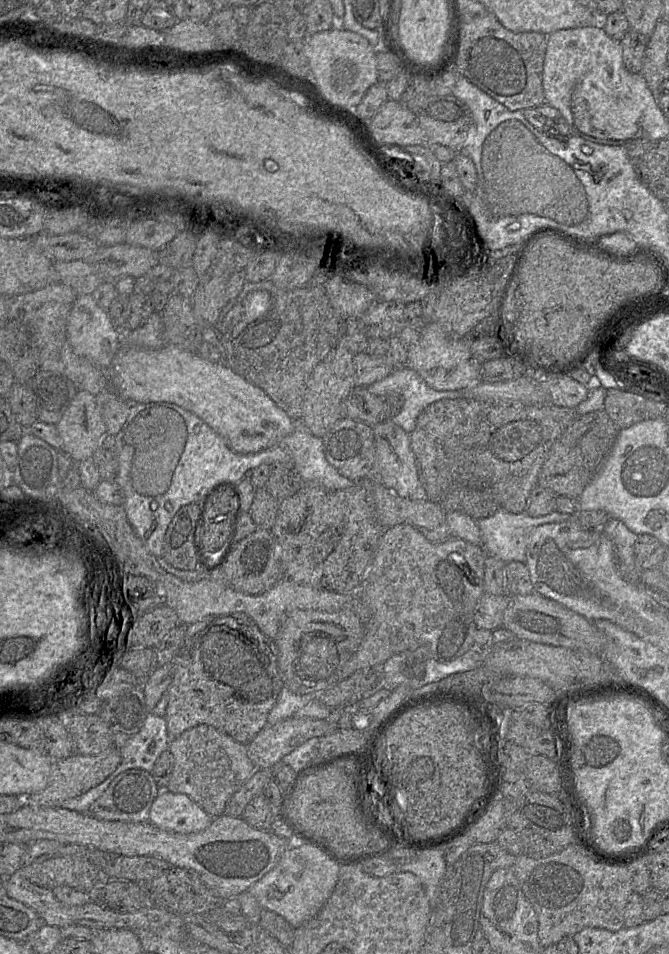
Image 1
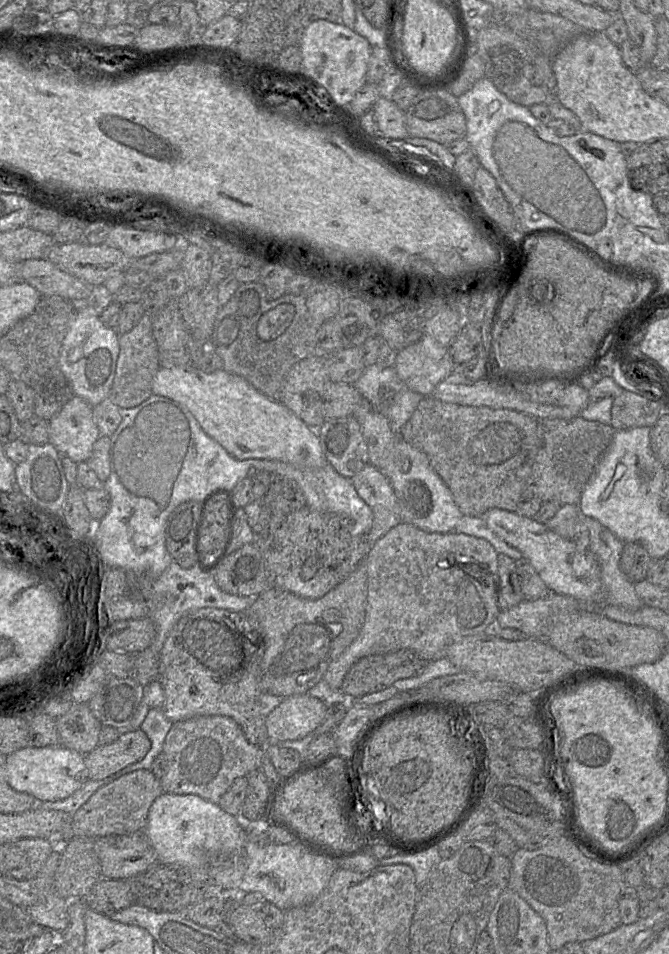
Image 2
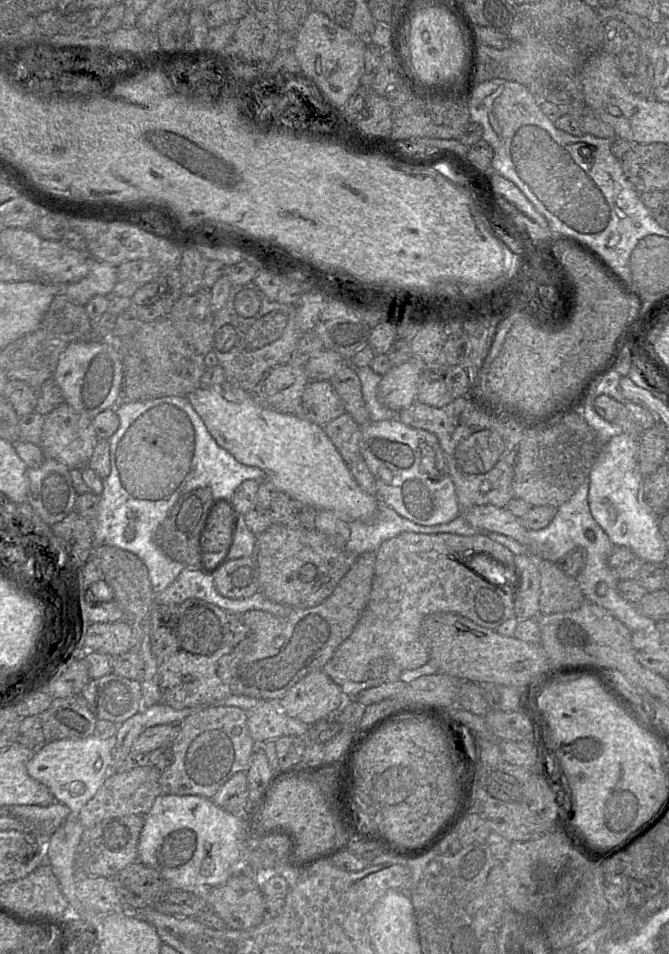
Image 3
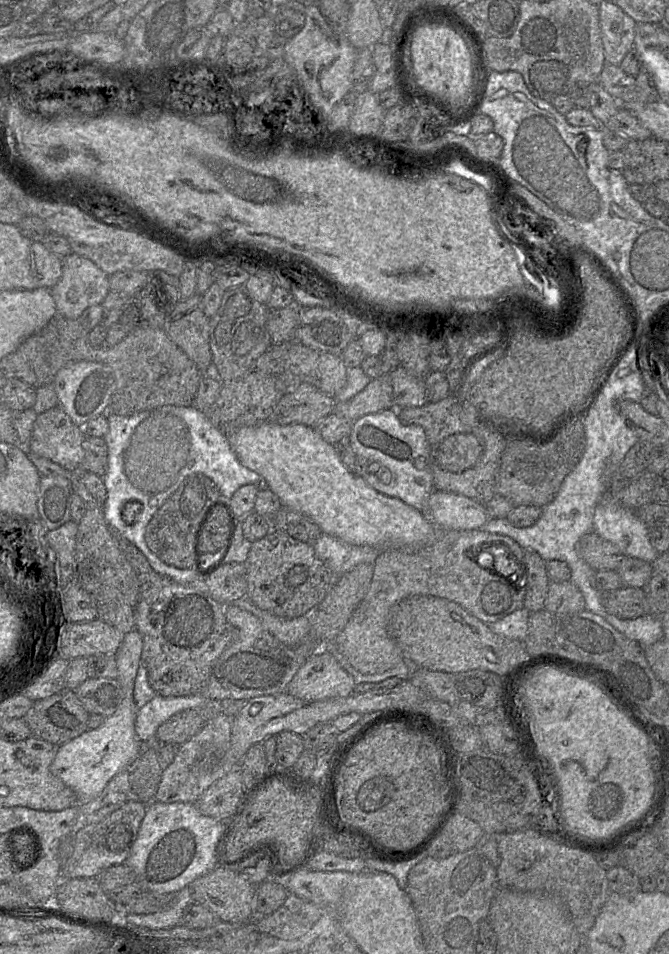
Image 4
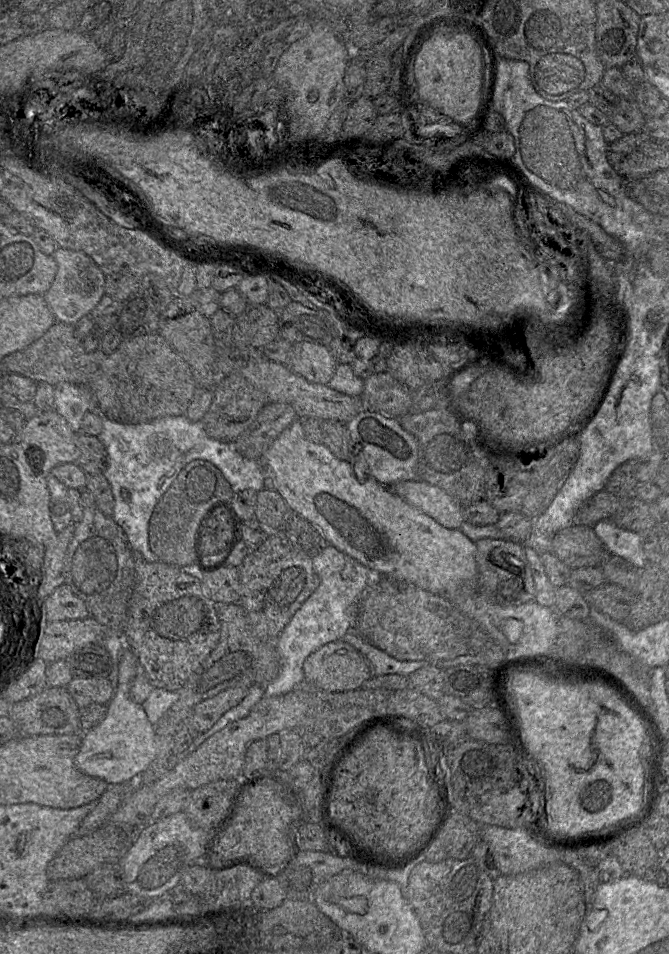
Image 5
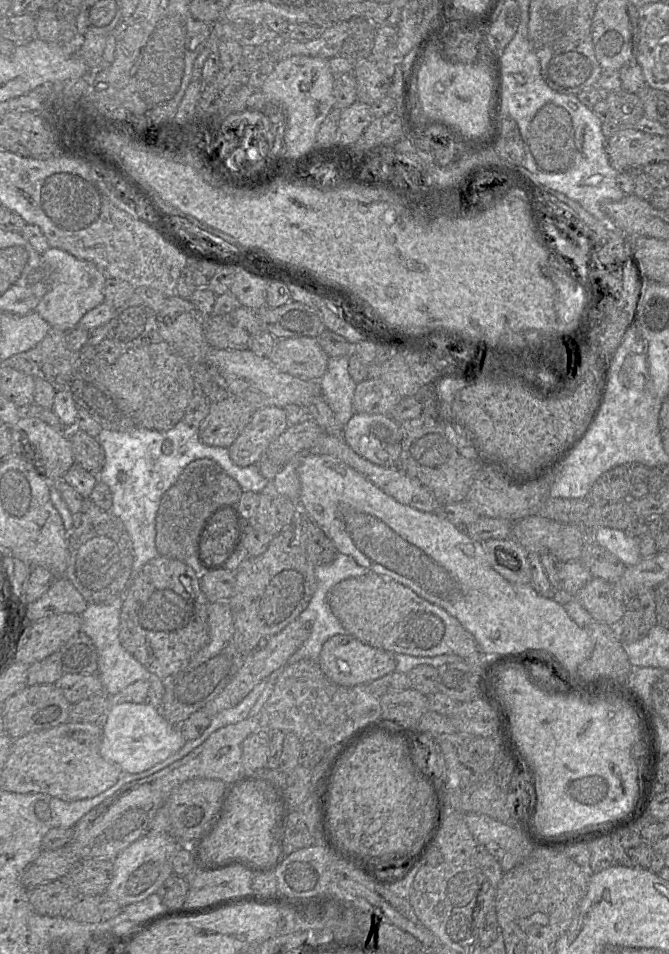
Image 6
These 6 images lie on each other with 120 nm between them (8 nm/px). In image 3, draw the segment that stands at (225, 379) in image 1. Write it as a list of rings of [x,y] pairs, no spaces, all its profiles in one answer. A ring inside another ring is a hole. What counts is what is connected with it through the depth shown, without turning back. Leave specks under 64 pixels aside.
[[[228,382],[221,386],[200,386],[186,398],[217,444],[228,451],[239,463],[261,469],[265,474],[265,480],[273,484],[277,491],[286,493],[316,510],[333,511],[341,518],[366,520],[376,512],[378,498],[359,487],[348,465],[324,432],[323,426],[265,407],[258,403],[248,391]]]

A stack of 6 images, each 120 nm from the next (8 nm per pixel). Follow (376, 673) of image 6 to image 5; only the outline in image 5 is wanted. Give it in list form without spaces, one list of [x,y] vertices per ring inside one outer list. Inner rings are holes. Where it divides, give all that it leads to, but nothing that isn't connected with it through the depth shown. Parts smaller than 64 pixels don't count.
[[[343,640],[327,643],[310,654],[303,663],[303,672],[305,682],[330,693],[359,689],[372,677],[365,658],[354,646]]]

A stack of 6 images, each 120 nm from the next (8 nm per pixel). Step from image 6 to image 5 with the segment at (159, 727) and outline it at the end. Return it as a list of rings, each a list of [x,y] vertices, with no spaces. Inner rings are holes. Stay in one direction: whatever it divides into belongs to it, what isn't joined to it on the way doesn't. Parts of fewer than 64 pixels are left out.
[[[129,647],[121,655],[117,671],[116,689],[107,704],[107,714],[98,725],[82,732],[82,743],[75,757],[76,767],[81,772],[100,778],[108,785],[137,779],[157,752],[155,726],[148,720],[142,705],[134,702],[130,696],[130,688],[140,666]]]

